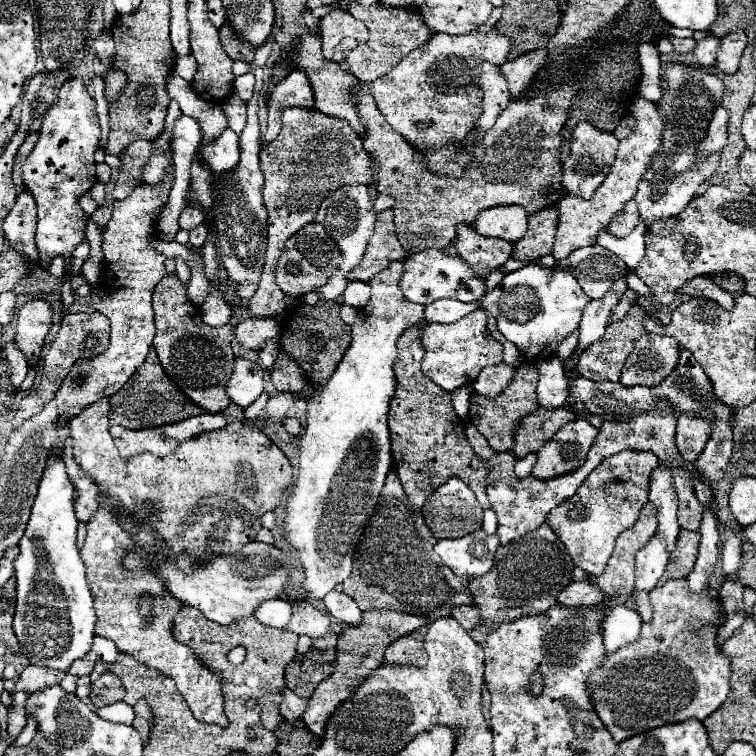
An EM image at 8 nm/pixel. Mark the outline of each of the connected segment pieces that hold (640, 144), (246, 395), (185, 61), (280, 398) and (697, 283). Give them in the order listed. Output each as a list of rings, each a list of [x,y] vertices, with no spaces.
[[[638,98],[634,102],[630,114],[636,118],[636,130],[630,134],[630,138],[620,140],[620,148],[618,148],[614,164],[610,168],[606,180],[602,182],[602,186],[596,190],[594,198],[582,200],[582,196],[564,196],[564,200],[560,200],[556,204],[556,208],[560,212],[558,232],[556,232],[554,252],[552,252],[552,256],[556,260],[566,258],[576,248],[596,244],[596,236],[602,230],[606,230],[610,220],[624,208],[624,204],[636,196],[636,188],[640,184],[640,178],[652,166],[652,156],[656,156],[660,152],[666,120],[660,114],[658,106],[654,102]]]
[[[236,358],[234,374],[230,376],[228,382],[228,396],[240,408],[246,408],[260,396],[262,380],[264,380],[264,370],[260,364]]]
[[[192,54],[190,56],[186,56],[186,58],[176,58],[176,66],[174,66],[174,70],[184,78],[184,80],[192,80],[192,76],[196,74],[196,60],[192,58]]]
[[[280,392],[280,394],[272,396],[268,400],[268,406],[266,406],[268,416],[274,418],[274,420],[284,420],[286,418],[286,410],[292,406],[294,400],[296,400],[296,396],[288,394],[288,392]]]
[[[698,276],[698,278],[692,278],[692,282],[686,282],[680,292],[684,294],[690,294],[690,296],[702,296],[702,298],[710,298],[714,302],[718,302],[720,306],[724,306],[724,310],[732,310],[734,308],[734,298],[722,290],[720,286],[716,286],[710,278],[706,276]]]

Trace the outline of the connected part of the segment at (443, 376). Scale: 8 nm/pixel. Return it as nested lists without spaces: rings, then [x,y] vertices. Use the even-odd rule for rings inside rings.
[[[474,310],[452,324],[424,324],[420,328],[420,342],[424,346],[422,372],[440,388],[452,392],[462,386],[472,386],[482,368],[500,364],[504,348],[486,332],[486,312]]]

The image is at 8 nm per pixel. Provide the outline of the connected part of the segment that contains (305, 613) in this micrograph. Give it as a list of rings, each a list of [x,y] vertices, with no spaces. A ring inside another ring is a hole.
[[[302,600],[296,602],[296,612],[292,614],[292,620],[286,630],[306,634],[310,638],[320,638],[330,630],[330,616],[328,612],[324,612],[324,608],[318,608],[312,602]]]

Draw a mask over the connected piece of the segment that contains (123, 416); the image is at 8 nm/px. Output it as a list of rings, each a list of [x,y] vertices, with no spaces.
[[[154,348],[148,352],[144,364],[132,374],[132,378],[110,396],[110,424],[120,424],[130,430],[142,430],[142,428],[154,428],[164,424],[174,424],[192,416],[208,414],[208,410],[194,404],[162,370],[160,360],[154,352]]]

